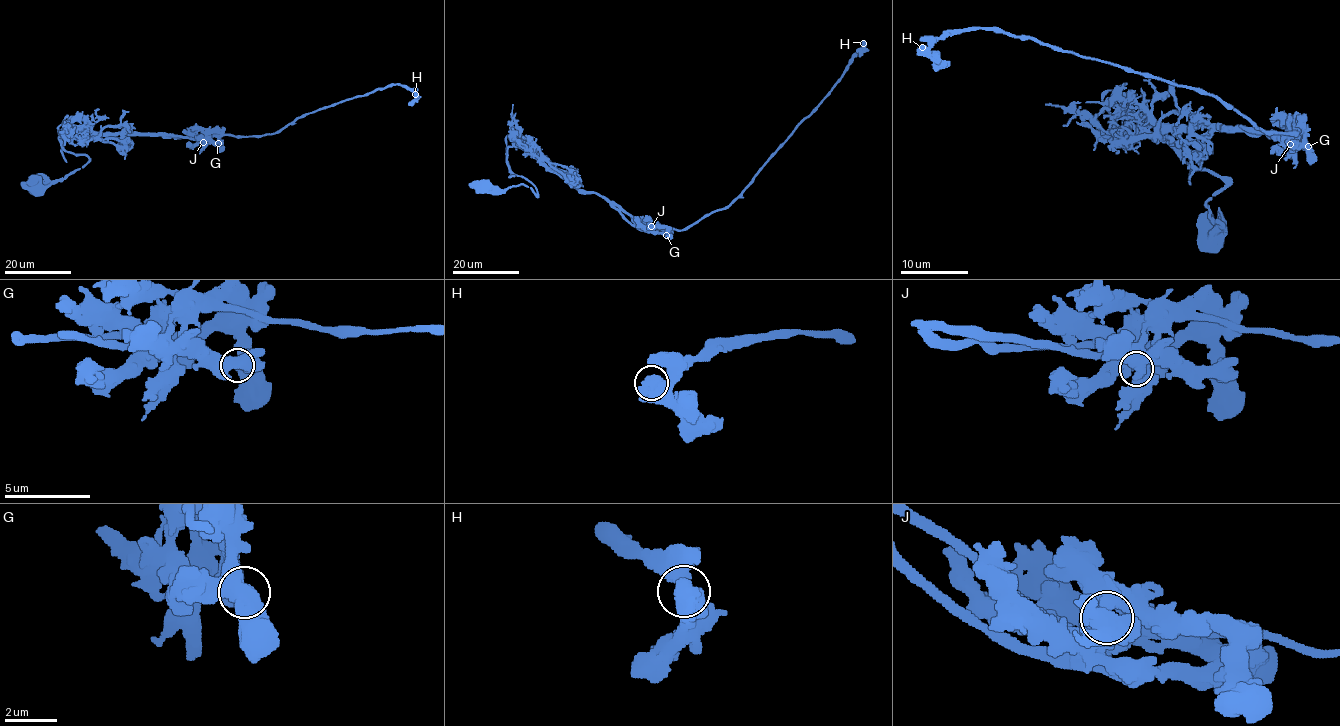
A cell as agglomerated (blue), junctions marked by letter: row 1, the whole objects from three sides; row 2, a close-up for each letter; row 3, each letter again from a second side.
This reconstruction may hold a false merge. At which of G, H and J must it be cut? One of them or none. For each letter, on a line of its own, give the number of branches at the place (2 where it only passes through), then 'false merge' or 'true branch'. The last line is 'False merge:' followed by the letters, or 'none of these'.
G: branches 1; true branch
H: branches 2; true branch
J: branches 4; false merge
False merge: J

